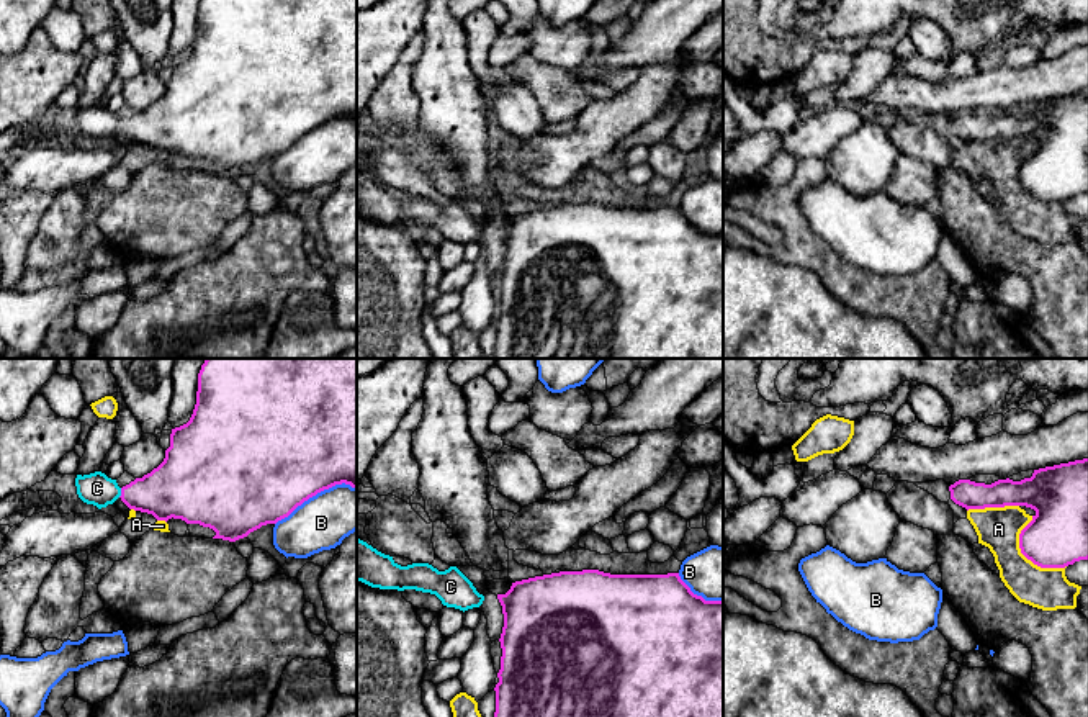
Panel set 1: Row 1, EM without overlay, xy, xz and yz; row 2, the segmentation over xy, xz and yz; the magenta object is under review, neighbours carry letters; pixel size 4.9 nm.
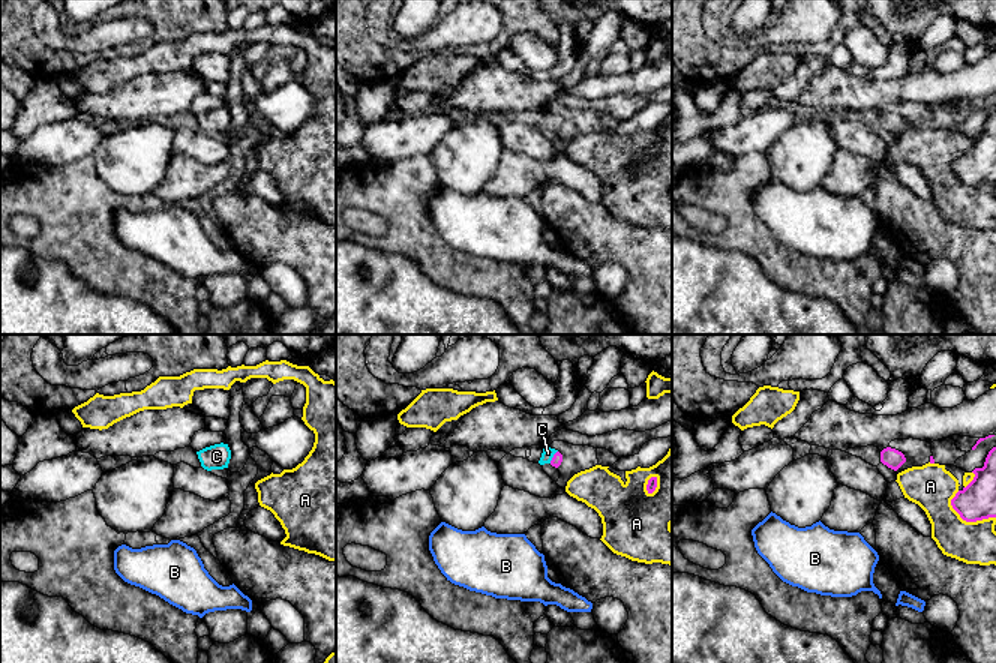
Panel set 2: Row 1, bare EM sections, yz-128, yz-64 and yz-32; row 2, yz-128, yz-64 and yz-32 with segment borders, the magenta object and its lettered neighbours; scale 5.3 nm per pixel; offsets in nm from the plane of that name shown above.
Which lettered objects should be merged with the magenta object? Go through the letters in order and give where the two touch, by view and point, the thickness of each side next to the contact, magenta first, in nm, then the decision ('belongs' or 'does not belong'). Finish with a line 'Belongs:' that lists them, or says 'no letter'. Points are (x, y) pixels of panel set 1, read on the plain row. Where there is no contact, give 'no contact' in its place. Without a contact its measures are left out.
A: yz (1026, 190) | 300/200 nm | does not belong
B: xy (314, 128) | 500/260 nm | does not belong
C: xy (121, 126) | 280/160 nm | belongs
Belongs: C

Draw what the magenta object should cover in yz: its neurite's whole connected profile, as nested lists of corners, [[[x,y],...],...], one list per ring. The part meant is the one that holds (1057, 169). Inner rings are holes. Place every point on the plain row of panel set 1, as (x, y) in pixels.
[[[1088,92],[1034,103],[1031,111],[1013,115],[998,113],[991,118],[959,113],[949,120],[951,133],[969,142],[1026,139],[1036,144],[1032,154],[1019,167],[1021,187],[1041,201],[1065,201],[1088,193]]]

